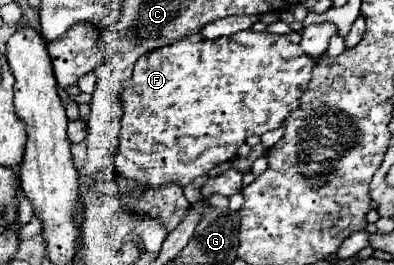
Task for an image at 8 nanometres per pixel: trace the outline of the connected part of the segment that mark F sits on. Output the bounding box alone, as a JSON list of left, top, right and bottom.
[115,30,315,188]

